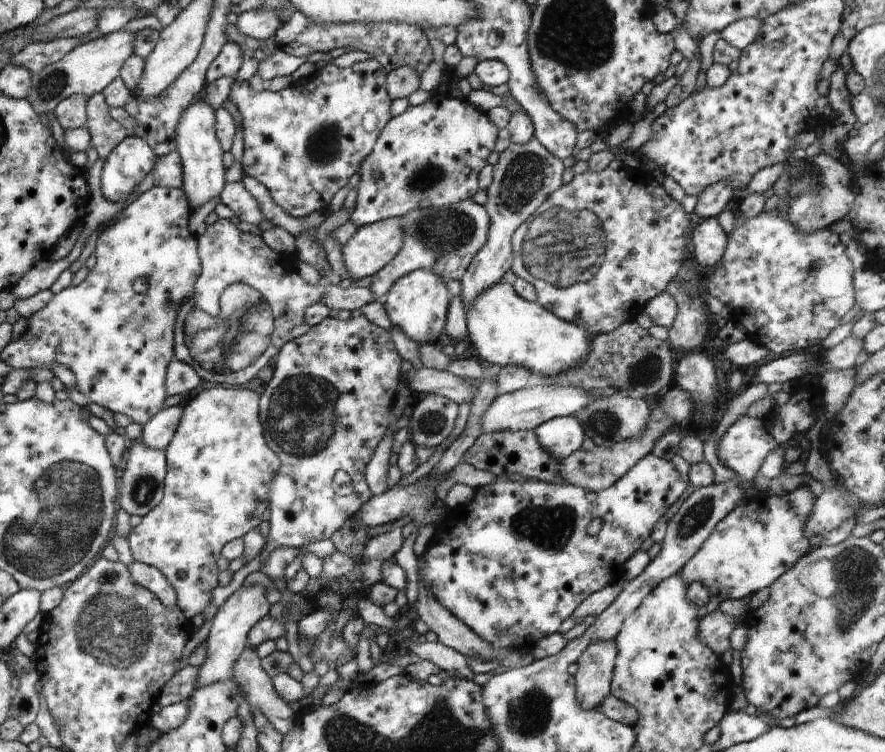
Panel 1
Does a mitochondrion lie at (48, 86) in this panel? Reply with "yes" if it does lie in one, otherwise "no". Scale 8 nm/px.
yes

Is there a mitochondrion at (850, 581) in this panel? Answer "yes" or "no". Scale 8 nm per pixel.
yes

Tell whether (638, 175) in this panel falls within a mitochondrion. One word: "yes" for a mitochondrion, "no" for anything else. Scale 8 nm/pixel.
no

